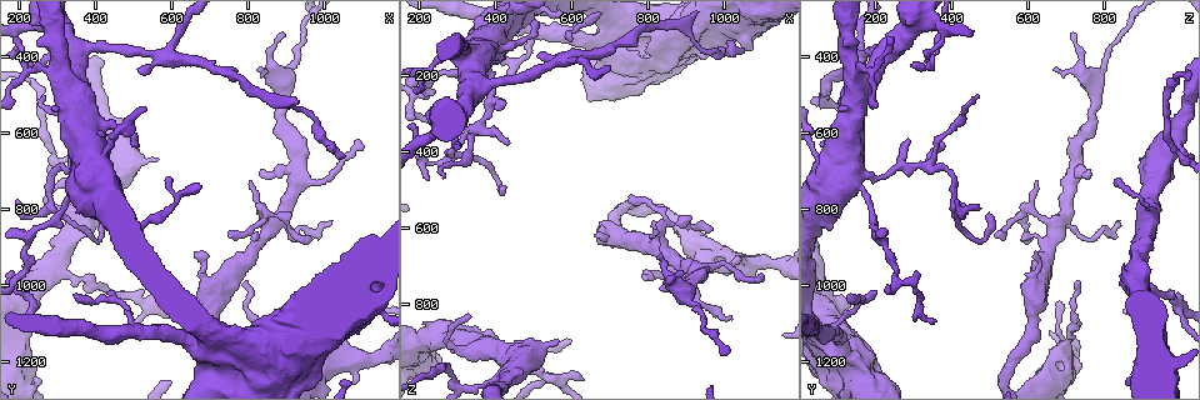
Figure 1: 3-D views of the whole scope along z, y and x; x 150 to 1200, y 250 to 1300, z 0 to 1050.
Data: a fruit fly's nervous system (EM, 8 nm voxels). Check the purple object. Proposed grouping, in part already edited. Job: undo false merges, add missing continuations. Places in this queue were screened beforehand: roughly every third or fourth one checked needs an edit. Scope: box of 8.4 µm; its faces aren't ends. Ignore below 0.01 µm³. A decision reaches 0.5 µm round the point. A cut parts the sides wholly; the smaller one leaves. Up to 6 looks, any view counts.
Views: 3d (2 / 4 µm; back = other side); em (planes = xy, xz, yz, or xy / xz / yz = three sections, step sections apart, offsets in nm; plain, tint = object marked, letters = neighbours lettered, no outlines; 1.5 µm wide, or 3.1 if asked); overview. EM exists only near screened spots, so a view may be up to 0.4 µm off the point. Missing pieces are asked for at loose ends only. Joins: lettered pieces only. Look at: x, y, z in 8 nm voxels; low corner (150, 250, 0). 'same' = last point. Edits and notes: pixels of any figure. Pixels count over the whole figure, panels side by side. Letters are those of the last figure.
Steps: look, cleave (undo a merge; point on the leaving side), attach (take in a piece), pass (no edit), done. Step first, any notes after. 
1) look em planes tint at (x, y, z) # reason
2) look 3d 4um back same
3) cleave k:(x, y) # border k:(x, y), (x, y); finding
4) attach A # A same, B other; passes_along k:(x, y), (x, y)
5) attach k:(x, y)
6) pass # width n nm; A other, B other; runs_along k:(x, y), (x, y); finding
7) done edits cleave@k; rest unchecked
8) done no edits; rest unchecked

look em planes letters at (470, 565, 975) # branch stops here

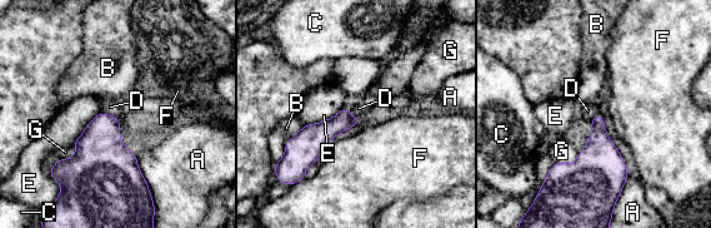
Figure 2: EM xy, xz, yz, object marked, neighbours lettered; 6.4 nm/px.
pass # A other, B other, C other, D other, E other, F other, G other; border 2:(101, 110), (120, 120); no lettered piece goes on from it

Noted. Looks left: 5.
look 3d 4um at (965, 880, 605) # tapers out

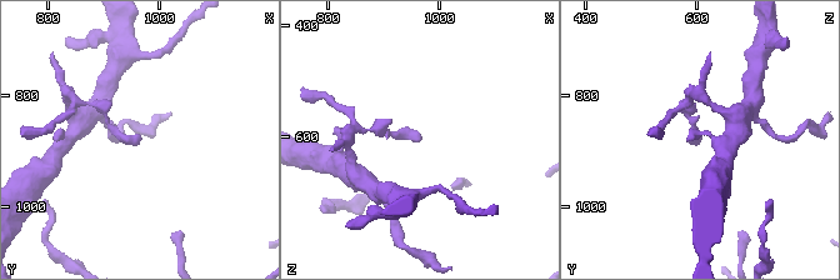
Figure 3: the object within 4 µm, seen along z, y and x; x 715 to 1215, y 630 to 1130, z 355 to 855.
look em planes letters at (965, 880, 605)

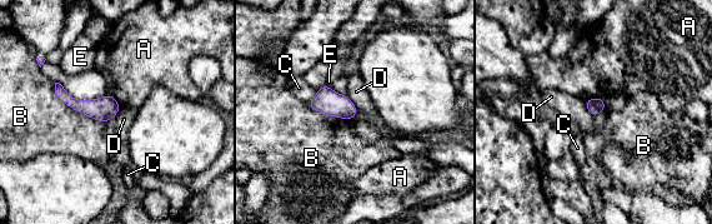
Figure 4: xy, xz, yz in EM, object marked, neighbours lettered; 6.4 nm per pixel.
pass # A other, B other, C other, D other, E other; runs_along 4:(58, 86), (78, 105), (116, 108); no lettered piece goes on from it

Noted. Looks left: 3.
look 3d 4um at (465, 1040, 160) # sharp bend

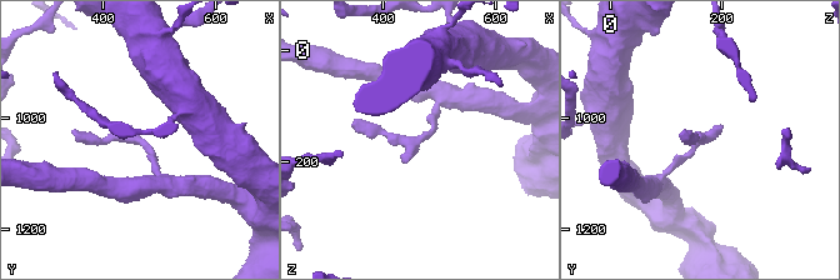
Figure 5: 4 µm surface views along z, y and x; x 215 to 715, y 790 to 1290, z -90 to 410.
look em xy step 4 tint at (465, 1040, 165) # need the tissue

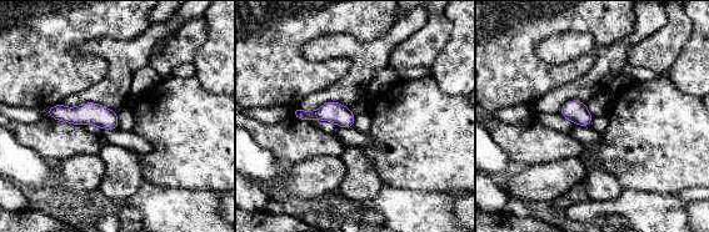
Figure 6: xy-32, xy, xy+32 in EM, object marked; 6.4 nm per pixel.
look em planes letters same # cut it another way

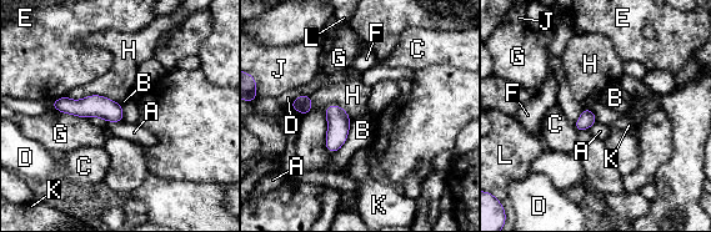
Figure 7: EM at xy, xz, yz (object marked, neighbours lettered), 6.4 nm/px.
pass # A other, B other, C other, D other, E other, F other, G other, H other, J other, K other, L other; border 7:(586, 107), (594, 112), (597, 120); all the same cell

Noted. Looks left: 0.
done no edits; rest unchecked

